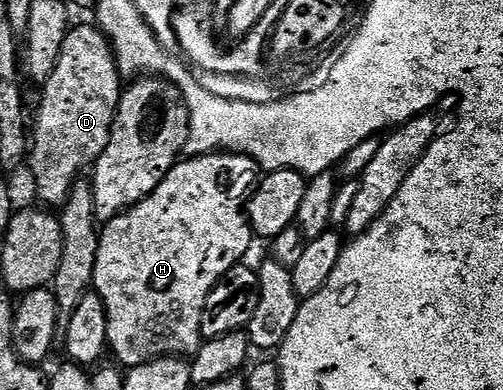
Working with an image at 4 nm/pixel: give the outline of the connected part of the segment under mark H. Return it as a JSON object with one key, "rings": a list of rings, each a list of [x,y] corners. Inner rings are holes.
{"rings":[[[208,153],[205,155],[192,154],[191,159],[184,158],[176,162],[174,169],[168,173],[144,199],[132,207],[130,211],[123,211],[117,217],[106,220],[99,237],[99,248],[97,249],[97,269],[95,270],[95,281],[93,284],[94,294],[105,301],[107,310],[107,345],[110,354],[115,354],[120,359],[118,362],[124,368],[140,367],[154,359],[166,359],[168,357],[191,357],[203,346],[205,340],[202,335],[202,311],[205,309],[206,298],[210,291],[218,285],[219,279],[229,273],[234,266],[242,264],[245,257],[243,254],[251,247],[253,232],[251,222],[247,220],[247,200],[251,198],[251,192],[255,190],[260,178],[261,168],[249,155],[242,153]]]}

